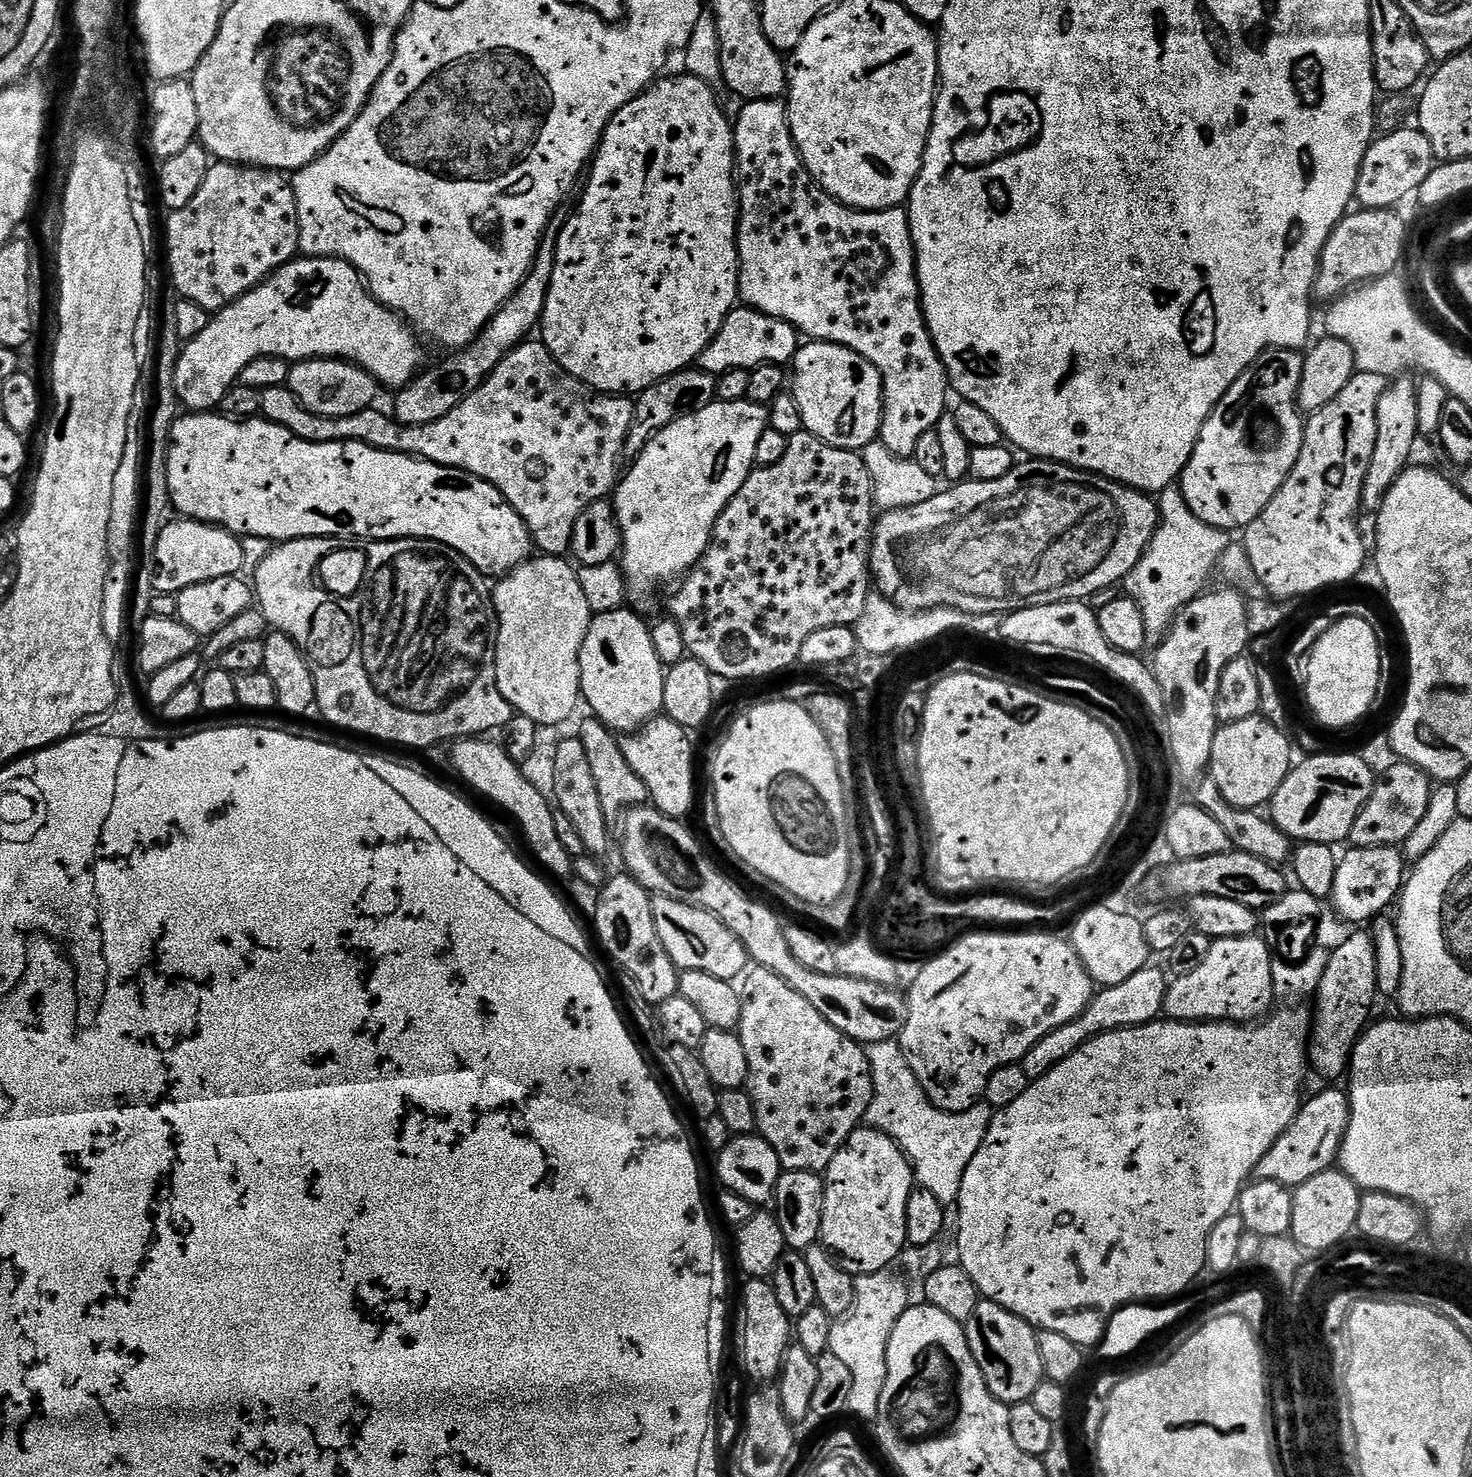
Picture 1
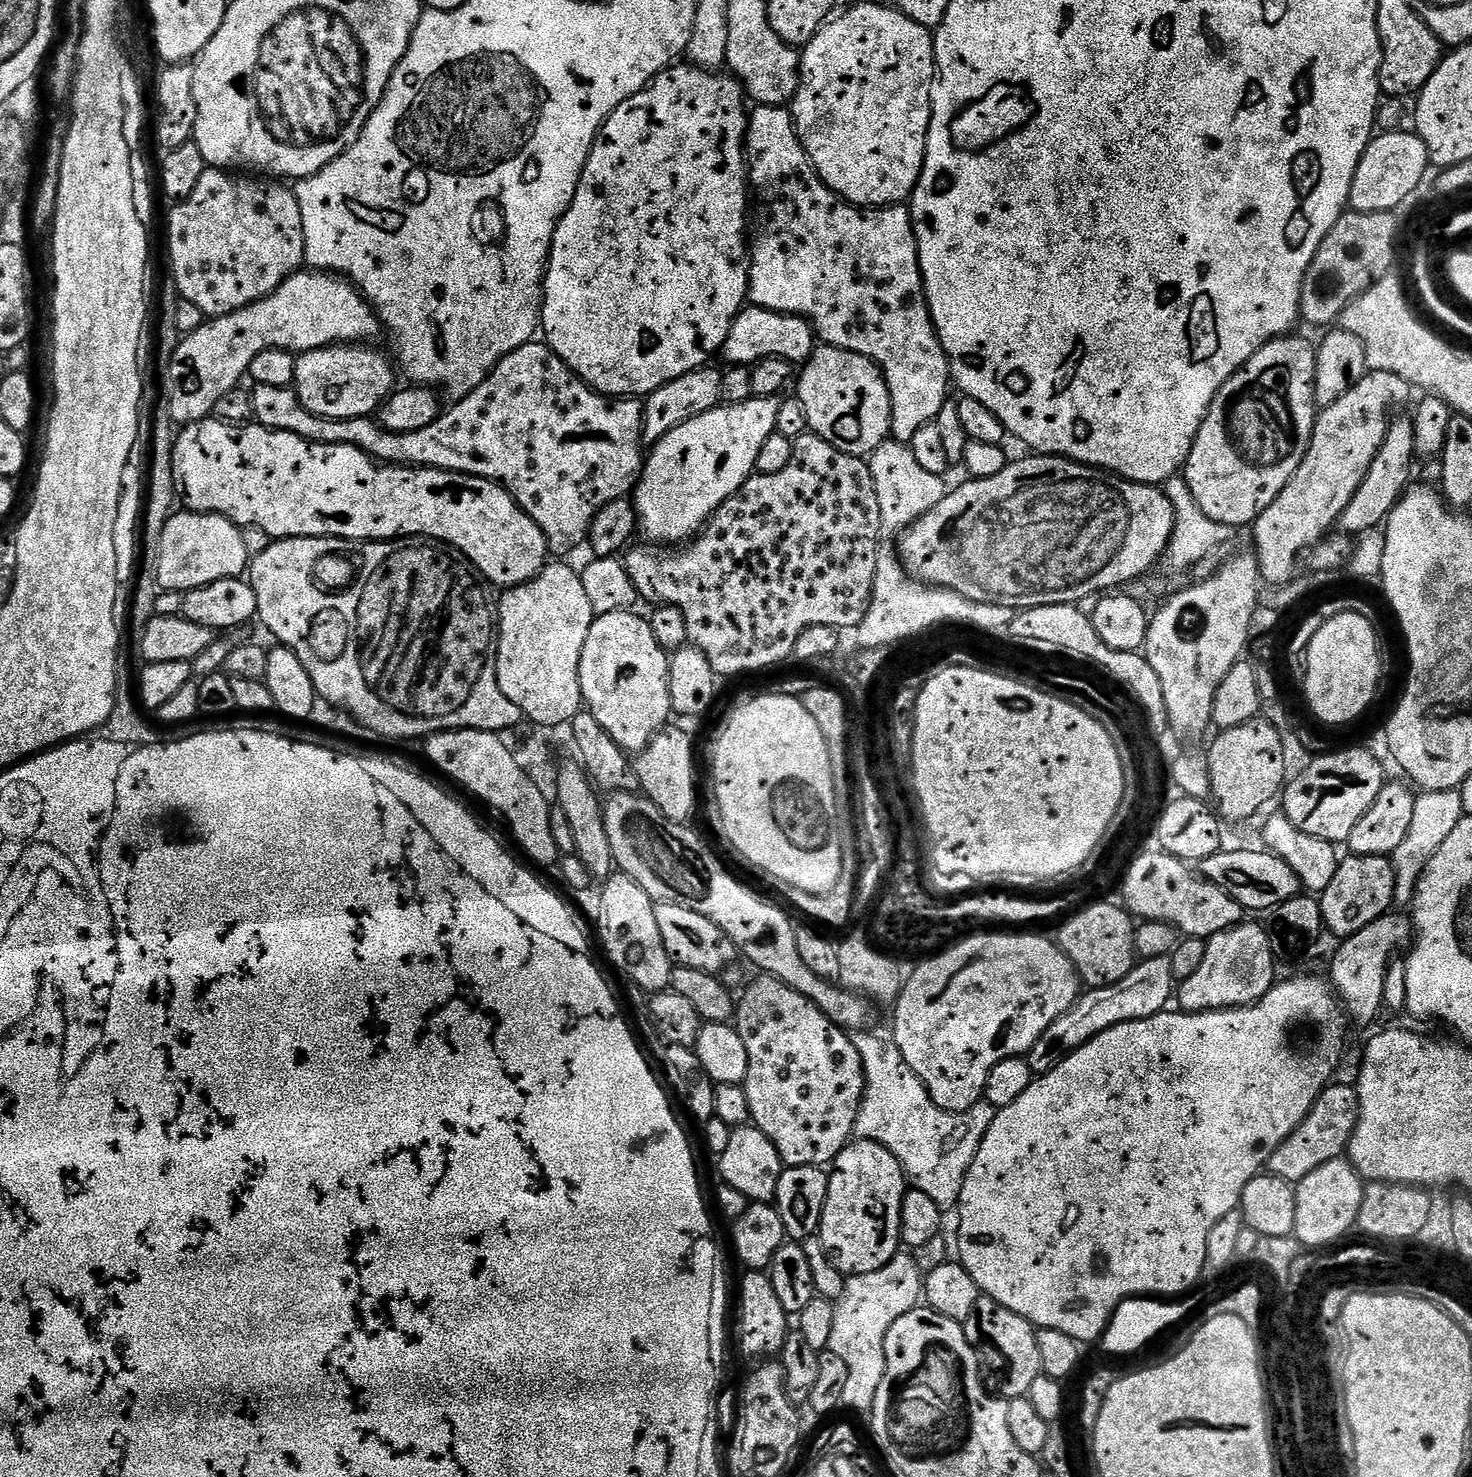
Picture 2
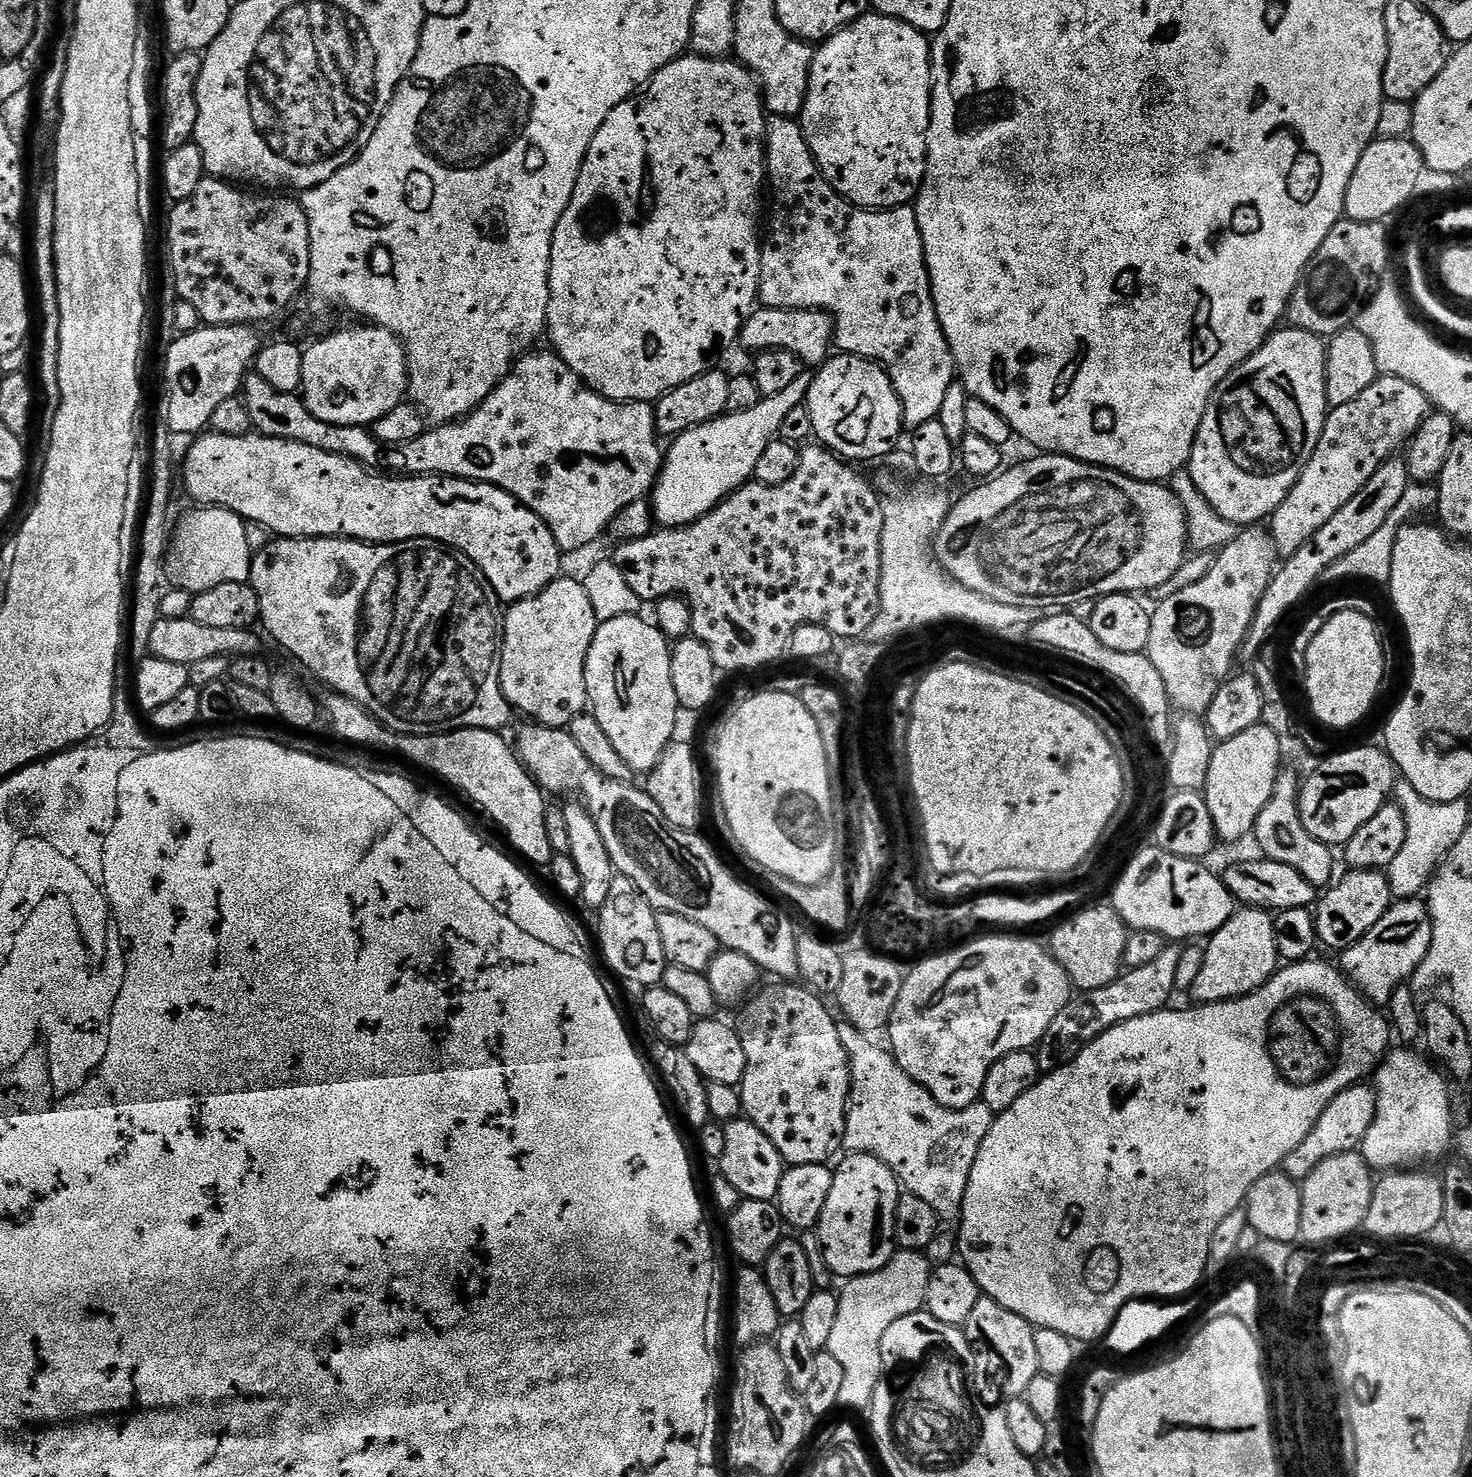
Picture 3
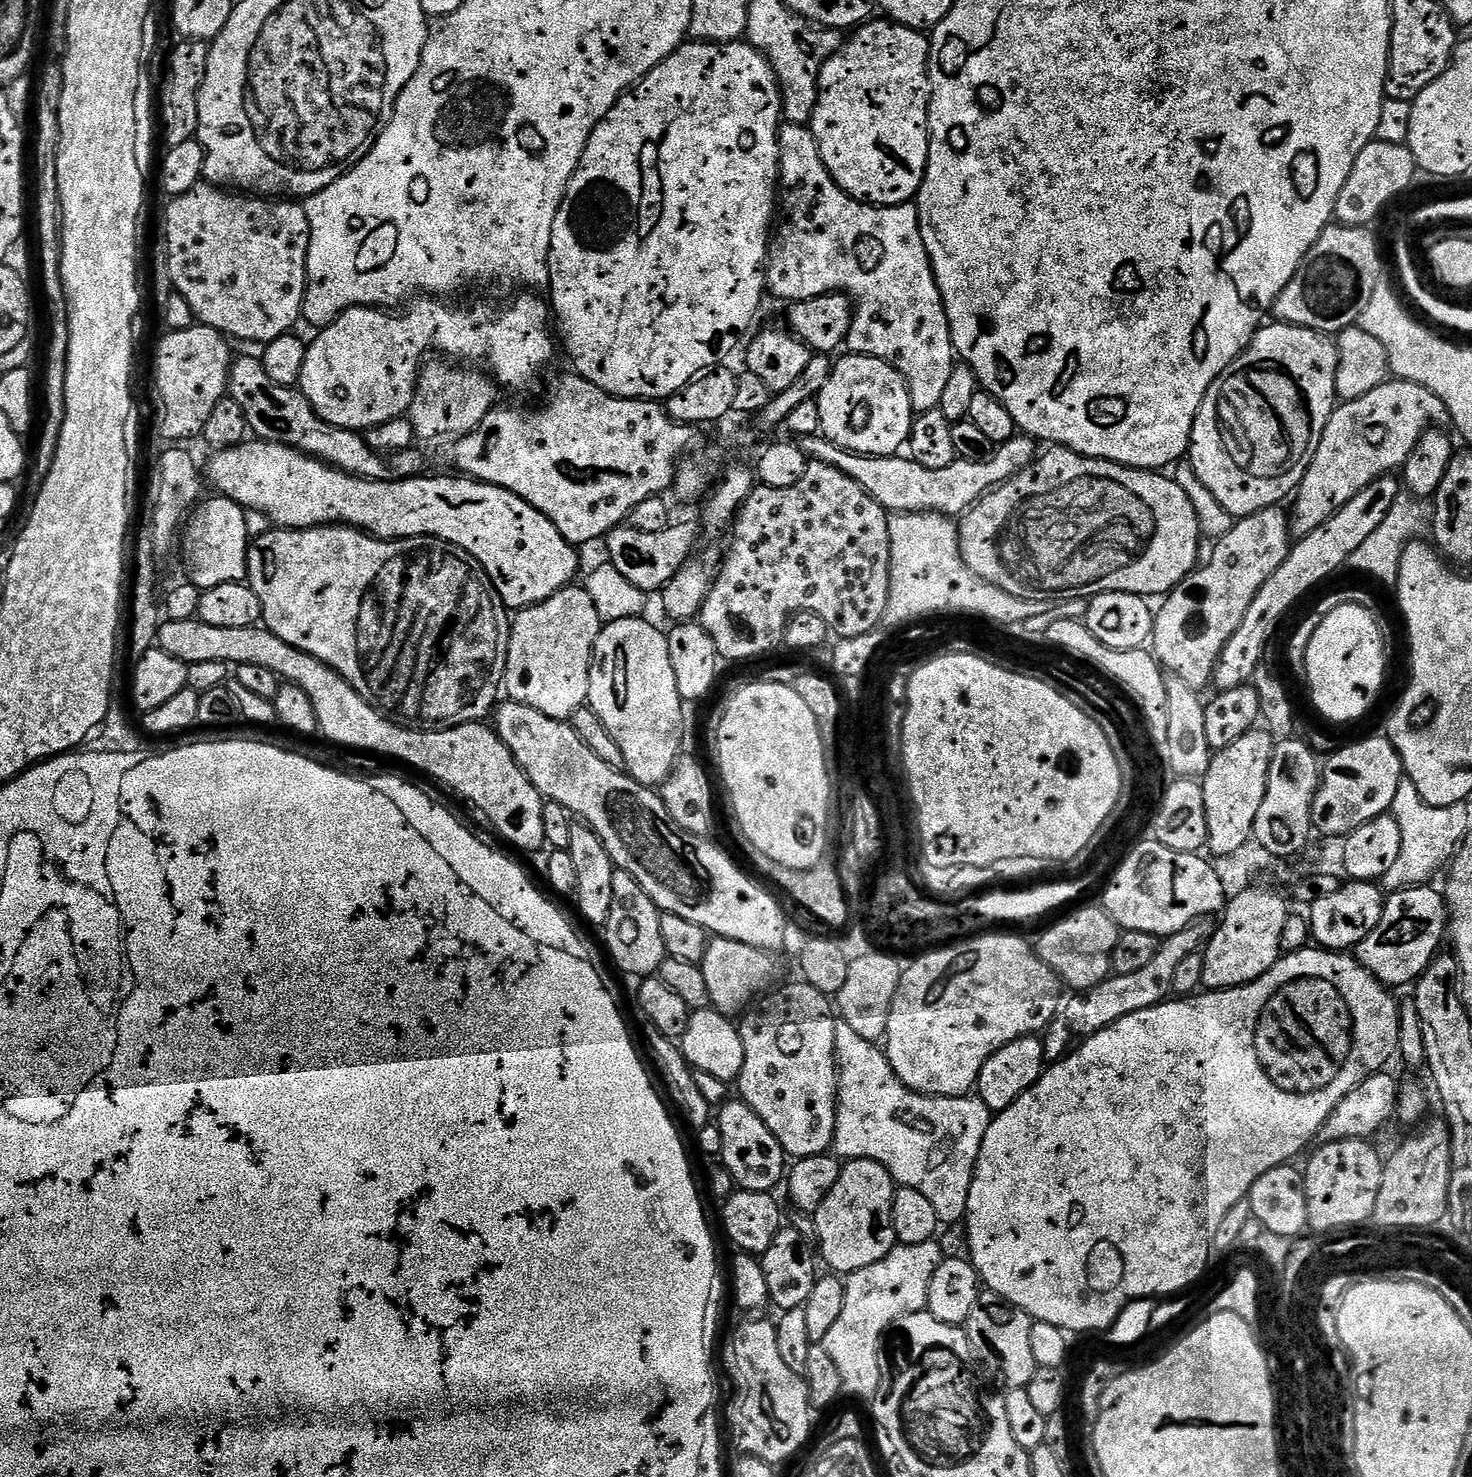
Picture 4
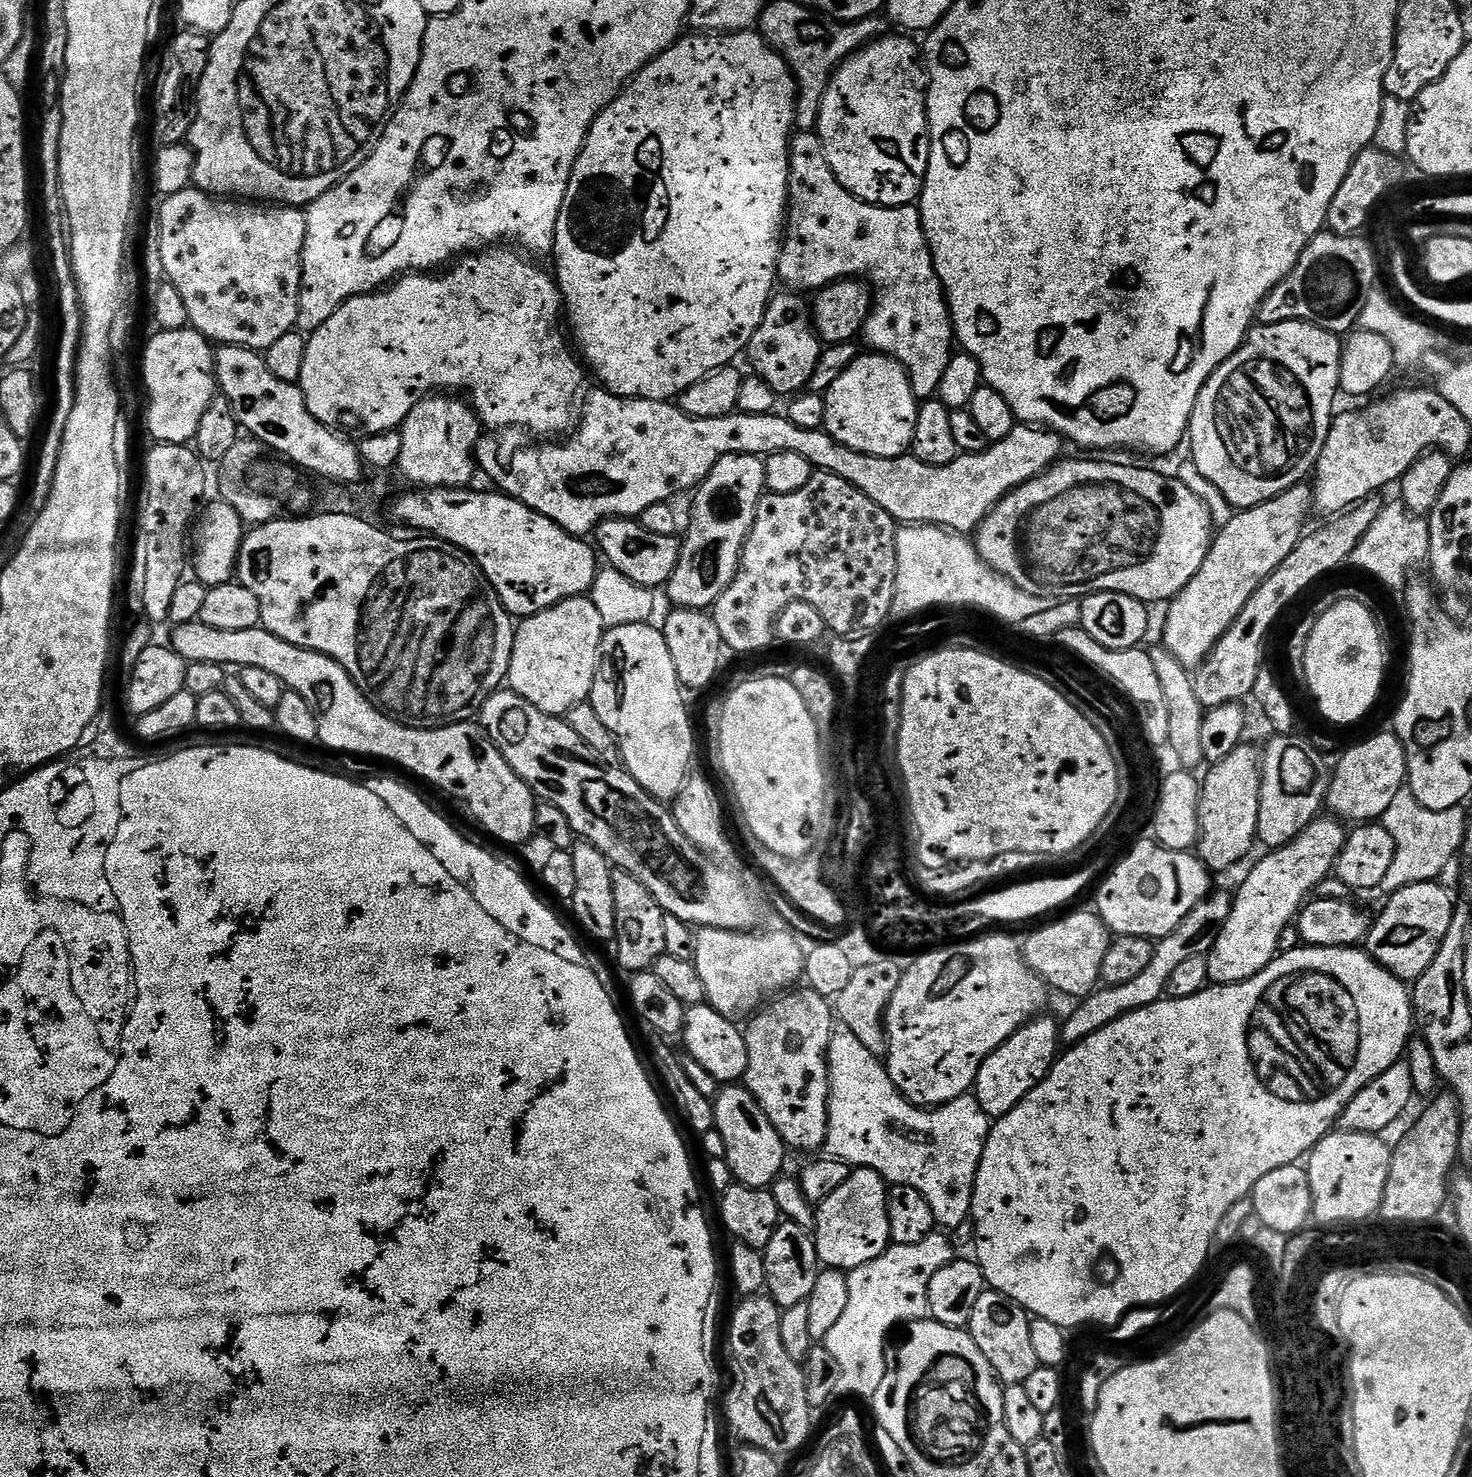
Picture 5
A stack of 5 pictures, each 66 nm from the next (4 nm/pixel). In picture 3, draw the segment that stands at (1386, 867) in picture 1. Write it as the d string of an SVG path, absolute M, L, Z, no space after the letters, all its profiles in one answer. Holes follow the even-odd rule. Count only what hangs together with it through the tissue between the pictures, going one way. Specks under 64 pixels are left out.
M1357 868L1345 873L1344 877L1341 875L1319 897L1314 908L1319 943L1328 948L1336 948L1335 950L1349 948L1354 942L1358 942L1358 938L1365 936L1374 926L1374 922L1378 922L1378 918L1382 918L1382 914L1386 914L1386 910L1394 903L1392 887L1383 871Z

